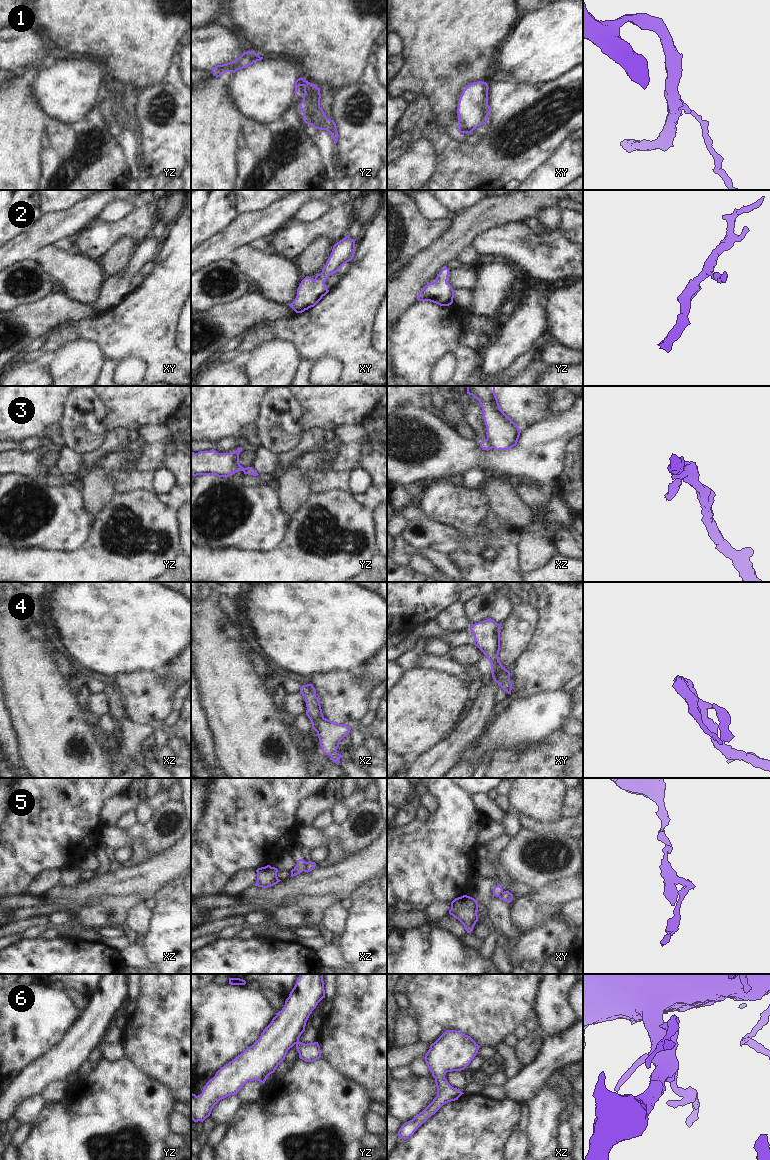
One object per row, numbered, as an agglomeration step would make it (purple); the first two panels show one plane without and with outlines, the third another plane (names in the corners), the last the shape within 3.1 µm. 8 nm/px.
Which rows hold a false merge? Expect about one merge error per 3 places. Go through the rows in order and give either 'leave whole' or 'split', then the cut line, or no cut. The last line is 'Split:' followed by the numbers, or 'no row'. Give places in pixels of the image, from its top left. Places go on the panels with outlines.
1: split; cut in yz along (310, 107), (311, 111), (309, 113)
2: leave whole; no cut
3: split; cut in xz along (486, 439), (493, 447)
4: leave whole; no cut
5: split; cut in xz along (306, 862), (303, 870)
6: leave whole; no cut
Split: 1, 3, 5

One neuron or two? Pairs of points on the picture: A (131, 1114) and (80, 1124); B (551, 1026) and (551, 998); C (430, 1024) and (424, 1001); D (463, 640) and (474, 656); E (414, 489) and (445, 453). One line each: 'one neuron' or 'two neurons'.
A: one neuron
B: one neuron
C: one neuron
D: two neurons
E: two neurons

